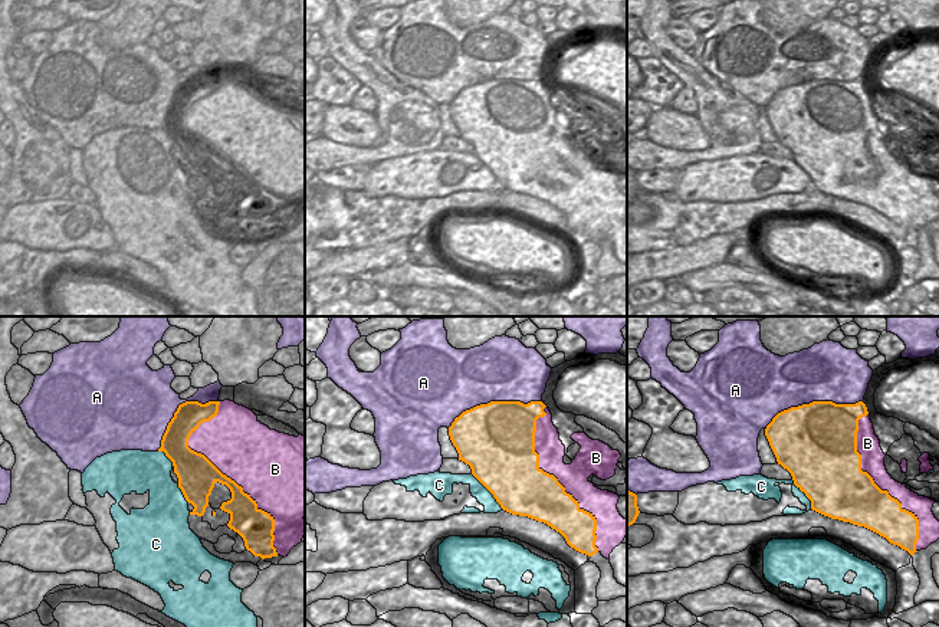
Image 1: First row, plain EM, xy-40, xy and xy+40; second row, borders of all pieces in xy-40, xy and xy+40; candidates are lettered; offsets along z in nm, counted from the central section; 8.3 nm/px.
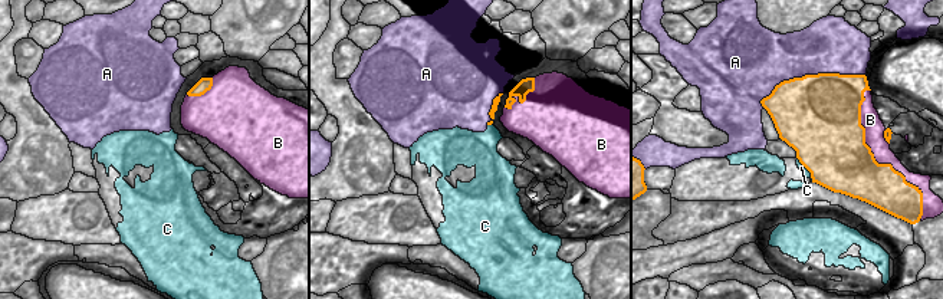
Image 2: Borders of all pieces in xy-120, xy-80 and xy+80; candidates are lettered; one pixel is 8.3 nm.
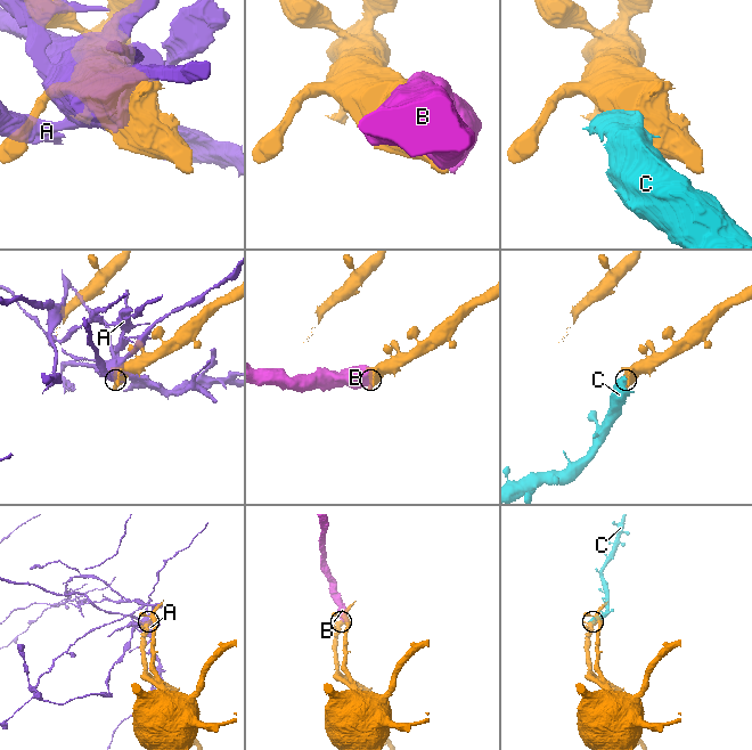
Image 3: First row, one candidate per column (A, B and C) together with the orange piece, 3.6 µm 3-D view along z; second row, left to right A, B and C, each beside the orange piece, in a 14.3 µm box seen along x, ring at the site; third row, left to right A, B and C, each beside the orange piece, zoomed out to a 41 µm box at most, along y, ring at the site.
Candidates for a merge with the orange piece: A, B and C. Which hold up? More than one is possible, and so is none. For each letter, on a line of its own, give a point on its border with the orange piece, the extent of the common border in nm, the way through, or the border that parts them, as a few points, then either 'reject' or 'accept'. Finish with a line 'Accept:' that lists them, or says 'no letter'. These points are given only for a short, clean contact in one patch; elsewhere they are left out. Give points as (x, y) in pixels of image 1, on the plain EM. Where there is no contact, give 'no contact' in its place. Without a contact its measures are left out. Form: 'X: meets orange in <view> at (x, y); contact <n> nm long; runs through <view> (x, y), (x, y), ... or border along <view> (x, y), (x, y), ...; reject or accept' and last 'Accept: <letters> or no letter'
A: meets orange in xy+40 at (813, 79); contact 850 nm long; reject
B: meets orange in xy-40 at (225, 153); contact 1400 nm long; reject
C: meets orange in xy at (489, 168); contact 420 nm long; accept
Accept: C

